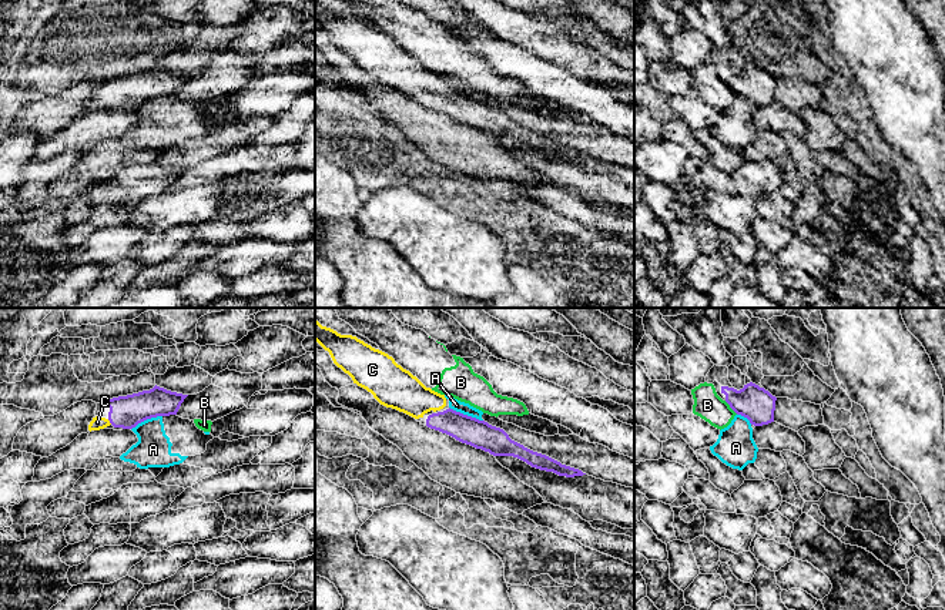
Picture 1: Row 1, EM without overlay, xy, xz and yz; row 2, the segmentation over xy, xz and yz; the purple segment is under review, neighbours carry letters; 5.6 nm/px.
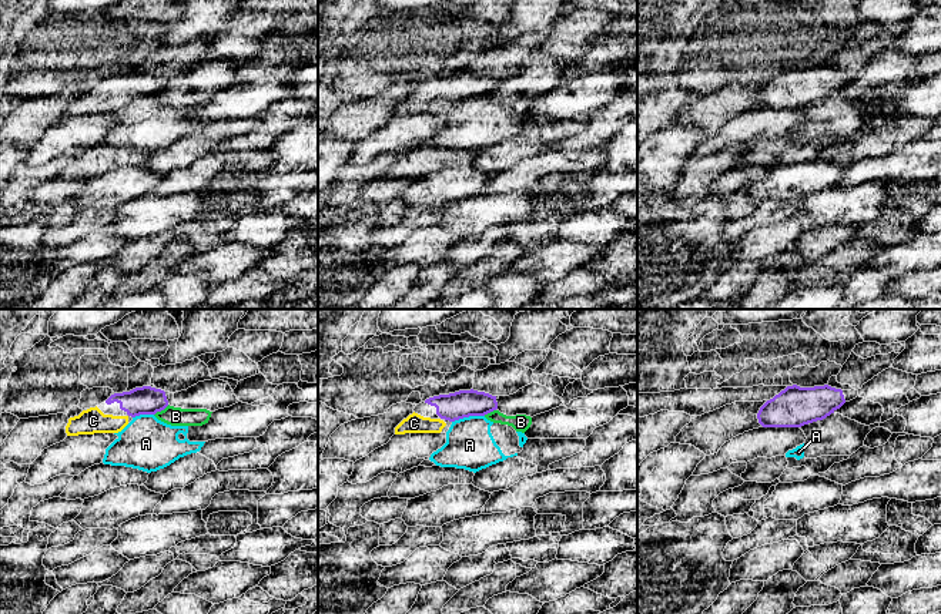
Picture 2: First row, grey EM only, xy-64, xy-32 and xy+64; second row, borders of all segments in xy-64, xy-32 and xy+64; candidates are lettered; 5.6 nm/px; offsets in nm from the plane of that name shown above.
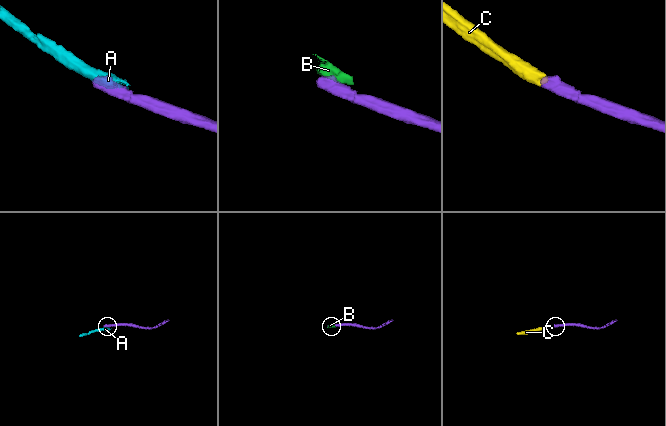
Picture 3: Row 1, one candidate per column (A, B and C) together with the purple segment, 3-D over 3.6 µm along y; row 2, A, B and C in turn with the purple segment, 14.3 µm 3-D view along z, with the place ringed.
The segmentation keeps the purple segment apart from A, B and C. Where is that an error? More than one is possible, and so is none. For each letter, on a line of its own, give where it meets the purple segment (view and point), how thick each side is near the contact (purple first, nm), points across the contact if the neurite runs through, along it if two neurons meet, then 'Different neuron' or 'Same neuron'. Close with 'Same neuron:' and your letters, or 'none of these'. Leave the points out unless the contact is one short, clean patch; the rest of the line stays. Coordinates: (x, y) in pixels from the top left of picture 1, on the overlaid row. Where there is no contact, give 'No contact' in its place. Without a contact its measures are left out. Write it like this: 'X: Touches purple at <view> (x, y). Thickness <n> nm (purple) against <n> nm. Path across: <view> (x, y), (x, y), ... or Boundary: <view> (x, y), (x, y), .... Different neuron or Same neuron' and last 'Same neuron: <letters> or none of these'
A: Touches purple at xz (466, 415). Thickness 160 nm (purple) against 70 nm. Boundary: xz (449, 406), (482, 421). Different neuron
B: Touches purple at yz (731, 408). Thickness 200 nm (purple) against 160 nm. Boundary: yz (724, 401), (737, 414). Different neuron
C: Touches purple at xy (110, 422). Thickness 180 nm (purple) against 70 nm. Path across: xy (126, 412), (110, 422), (97, 422). Same neuron
Same neuron: C

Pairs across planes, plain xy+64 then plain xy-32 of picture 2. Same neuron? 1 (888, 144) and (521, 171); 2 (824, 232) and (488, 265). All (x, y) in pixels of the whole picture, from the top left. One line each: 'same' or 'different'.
1: different
2: different

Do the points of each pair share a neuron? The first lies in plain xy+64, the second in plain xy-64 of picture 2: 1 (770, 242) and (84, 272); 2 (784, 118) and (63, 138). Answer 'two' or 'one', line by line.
1: two
2: one

